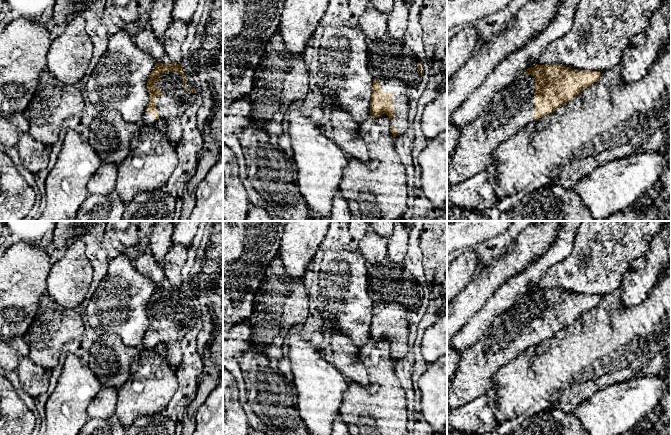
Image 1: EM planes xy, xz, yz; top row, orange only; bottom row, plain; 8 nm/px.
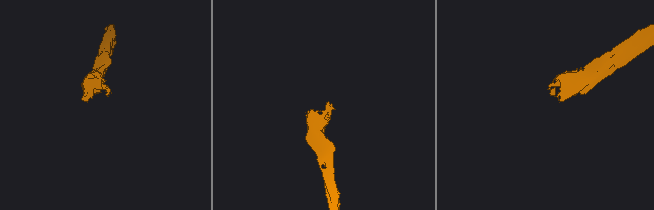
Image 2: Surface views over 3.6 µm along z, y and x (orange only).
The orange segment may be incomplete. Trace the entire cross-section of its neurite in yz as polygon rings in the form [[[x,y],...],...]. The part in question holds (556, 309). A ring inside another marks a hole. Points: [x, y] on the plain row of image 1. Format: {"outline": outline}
{"outline": [[[560,288],[535,289],[517,300],[492,322],[488,330],[462,352],[453,378],[448,383],[450,409],[463,406],[485,394],[498,371],[514,361],[529,347],[567,328],[598,305],[599,295],[577,294]]]}

